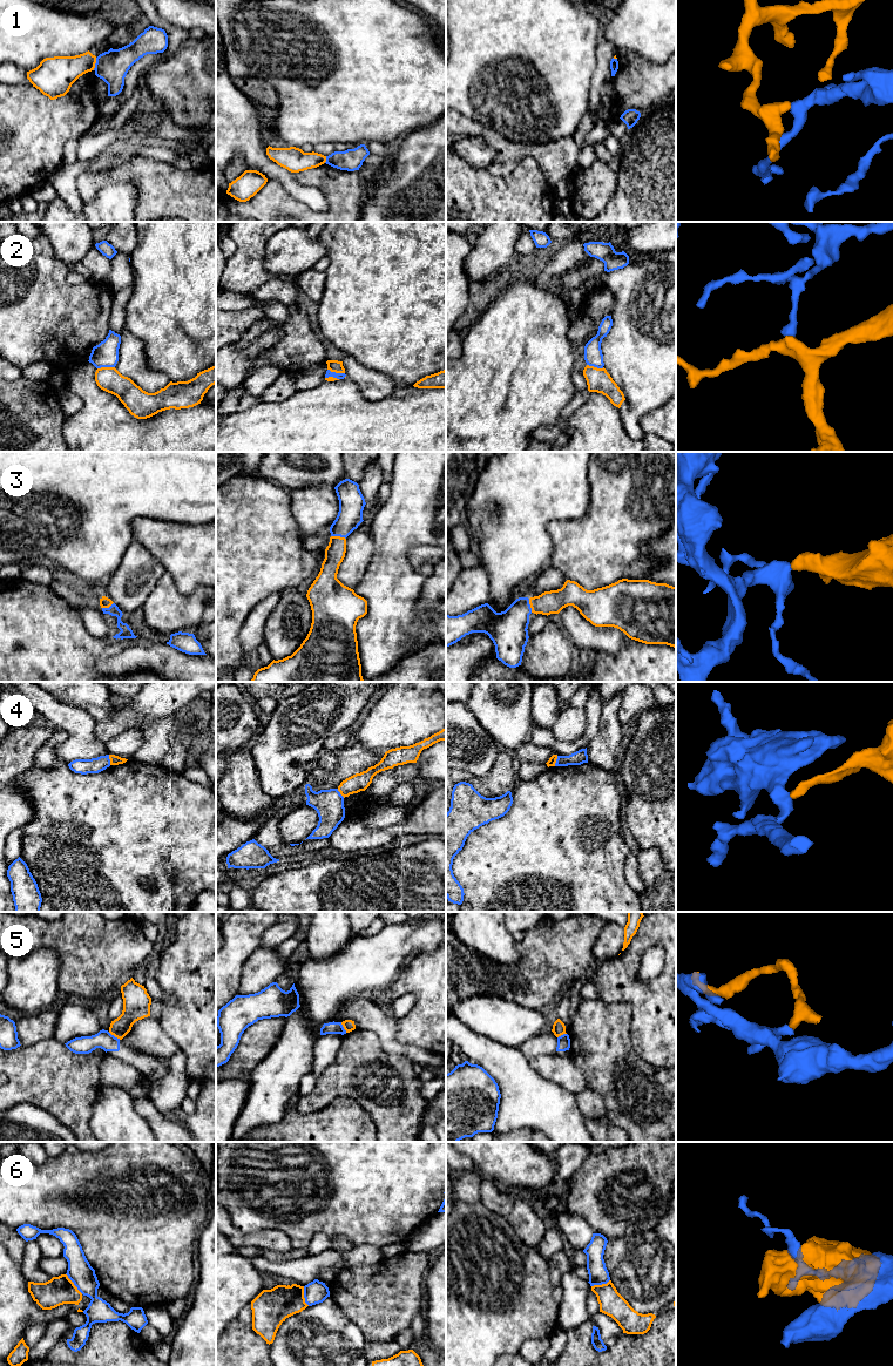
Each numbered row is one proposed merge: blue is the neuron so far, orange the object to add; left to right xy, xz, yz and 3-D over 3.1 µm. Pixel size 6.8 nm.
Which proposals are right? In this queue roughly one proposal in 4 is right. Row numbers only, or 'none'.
3

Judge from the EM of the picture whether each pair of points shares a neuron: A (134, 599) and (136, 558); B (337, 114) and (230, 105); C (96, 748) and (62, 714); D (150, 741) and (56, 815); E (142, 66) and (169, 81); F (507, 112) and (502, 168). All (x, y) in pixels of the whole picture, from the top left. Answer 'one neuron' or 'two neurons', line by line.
A: one neuron
B: two neurons
C: one neuron
D: two neurons
E: two neurons
F: two neurons

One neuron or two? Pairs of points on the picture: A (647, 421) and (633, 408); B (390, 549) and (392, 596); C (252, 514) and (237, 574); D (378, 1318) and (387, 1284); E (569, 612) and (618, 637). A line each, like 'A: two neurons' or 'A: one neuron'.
A: two neurons
B: one neuron
C: one neuron
D: one neuron
E: one neuron

